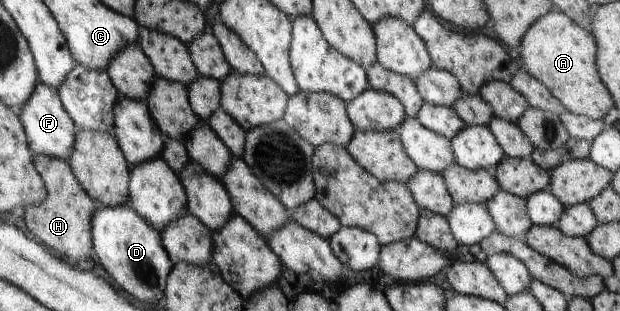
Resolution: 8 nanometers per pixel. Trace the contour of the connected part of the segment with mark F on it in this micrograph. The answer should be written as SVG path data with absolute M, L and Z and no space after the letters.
M38 82L32 98L21 108L22 124L26 124L26 136L39 155L58 157L68 162L76 143L76 124L62 104L60 93L52 86Z

